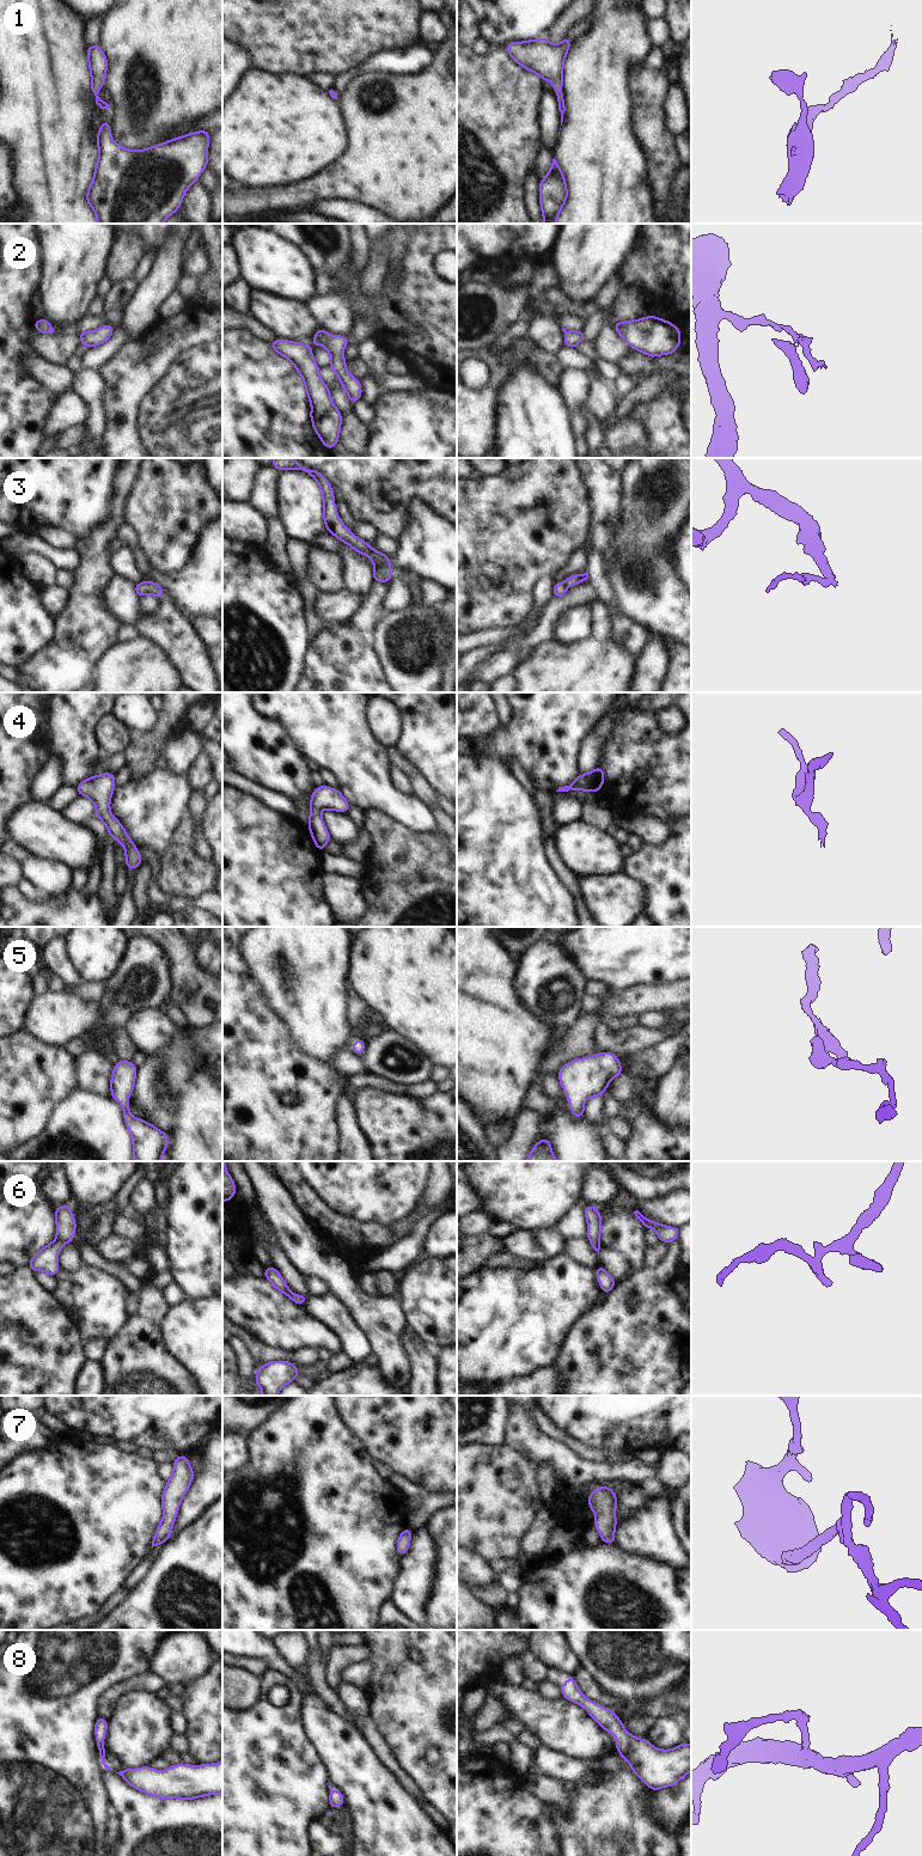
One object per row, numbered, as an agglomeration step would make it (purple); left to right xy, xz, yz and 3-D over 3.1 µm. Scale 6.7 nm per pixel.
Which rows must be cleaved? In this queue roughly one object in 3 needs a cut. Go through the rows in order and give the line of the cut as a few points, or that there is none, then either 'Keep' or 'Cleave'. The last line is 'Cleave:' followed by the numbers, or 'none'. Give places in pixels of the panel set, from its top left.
1: No split. Keep
2: Split along xz (319, 329), (323, 335). Cleave
3: Split along xz (389, 563), (374, 567). Cleave
4: No split. Keep
5: No split. Keep
6: No split. Keep
7: No split. Keep
8: No split. Keep
Cleave: 2, 3

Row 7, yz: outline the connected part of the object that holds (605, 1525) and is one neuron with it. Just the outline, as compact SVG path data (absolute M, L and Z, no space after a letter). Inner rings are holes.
M599 1486L588 1495L588 1507L596 1515L594 1527L600 1534L600 1540L606 1544L616 1544L617 1519L615 1510L617 1504L616 1494L609 1486Z

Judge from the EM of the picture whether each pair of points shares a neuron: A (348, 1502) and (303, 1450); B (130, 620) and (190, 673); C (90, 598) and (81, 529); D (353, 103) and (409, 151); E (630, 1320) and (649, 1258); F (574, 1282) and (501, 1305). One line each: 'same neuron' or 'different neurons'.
A: same neuron
B: different neurons
C: different neurons
D: same neuron
E: different neurons
F: same neuron

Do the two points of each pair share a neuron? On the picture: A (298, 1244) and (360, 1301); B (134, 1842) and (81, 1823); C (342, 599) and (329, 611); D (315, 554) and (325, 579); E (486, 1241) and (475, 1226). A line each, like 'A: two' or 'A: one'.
A: one
B: two
C: one
D: one
E: two

